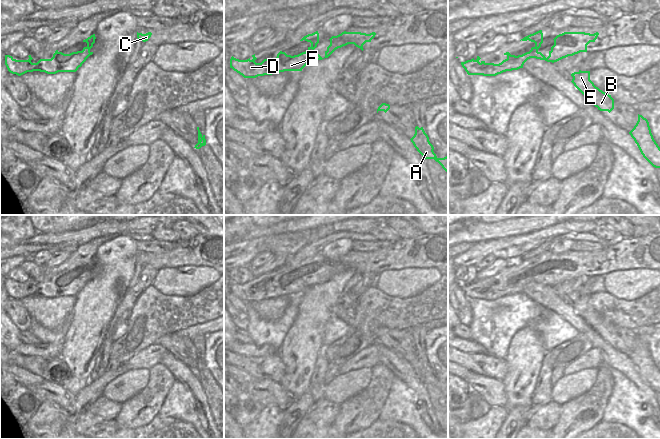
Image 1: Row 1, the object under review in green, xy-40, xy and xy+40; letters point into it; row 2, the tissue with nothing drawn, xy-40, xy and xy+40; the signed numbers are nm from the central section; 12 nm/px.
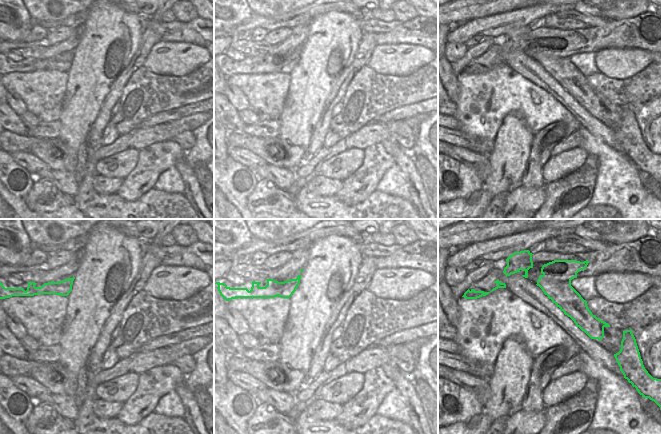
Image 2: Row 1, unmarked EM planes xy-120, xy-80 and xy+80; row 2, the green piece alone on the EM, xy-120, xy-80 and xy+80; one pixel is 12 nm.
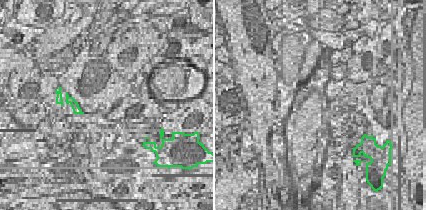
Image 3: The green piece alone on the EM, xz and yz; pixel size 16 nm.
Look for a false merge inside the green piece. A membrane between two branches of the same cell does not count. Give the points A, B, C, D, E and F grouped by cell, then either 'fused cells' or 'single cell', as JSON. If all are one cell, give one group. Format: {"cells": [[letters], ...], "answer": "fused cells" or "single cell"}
{"cells": [["A", "B", "C", "D", "E", "F"]], "answer": "single cell"}

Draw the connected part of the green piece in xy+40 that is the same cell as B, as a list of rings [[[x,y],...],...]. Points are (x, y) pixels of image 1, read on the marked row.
[[[590,71],[574,72],[572,83],[574,86],[586,96],[586,98],[594,104],[600,111],[608,111],[609,113],[614,109],[614,99],[611,95],[603,92],[590,80]]]

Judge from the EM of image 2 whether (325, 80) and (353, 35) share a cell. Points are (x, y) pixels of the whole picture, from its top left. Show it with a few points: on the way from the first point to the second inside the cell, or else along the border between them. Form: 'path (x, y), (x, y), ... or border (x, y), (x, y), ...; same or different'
path (325, 67), (325, 55), (340, 40); same

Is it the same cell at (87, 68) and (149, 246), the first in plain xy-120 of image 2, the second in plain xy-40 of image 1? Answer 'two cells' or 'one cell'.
two cells

